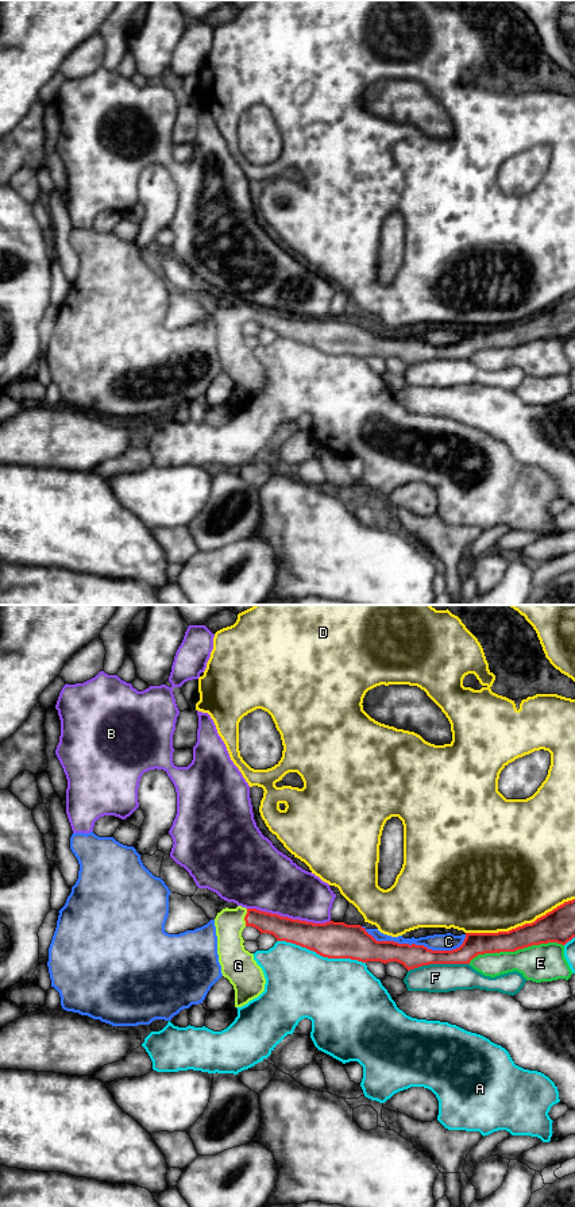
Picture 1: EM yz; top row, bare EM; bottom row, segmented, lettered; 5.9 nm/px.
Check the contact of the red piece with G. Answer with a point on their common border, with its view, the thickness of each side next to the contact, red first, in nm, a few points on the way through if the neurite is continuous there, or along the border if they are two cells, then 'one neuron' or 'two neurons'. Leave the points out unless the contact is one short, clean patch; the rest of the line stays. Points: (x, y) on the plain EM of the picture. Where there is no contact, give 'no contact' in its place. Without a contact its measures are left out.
yz (244, 312) | 140/180 nm | across yz (284, 324), (253, 312), (244, 312), (230, 317) | one neuron

